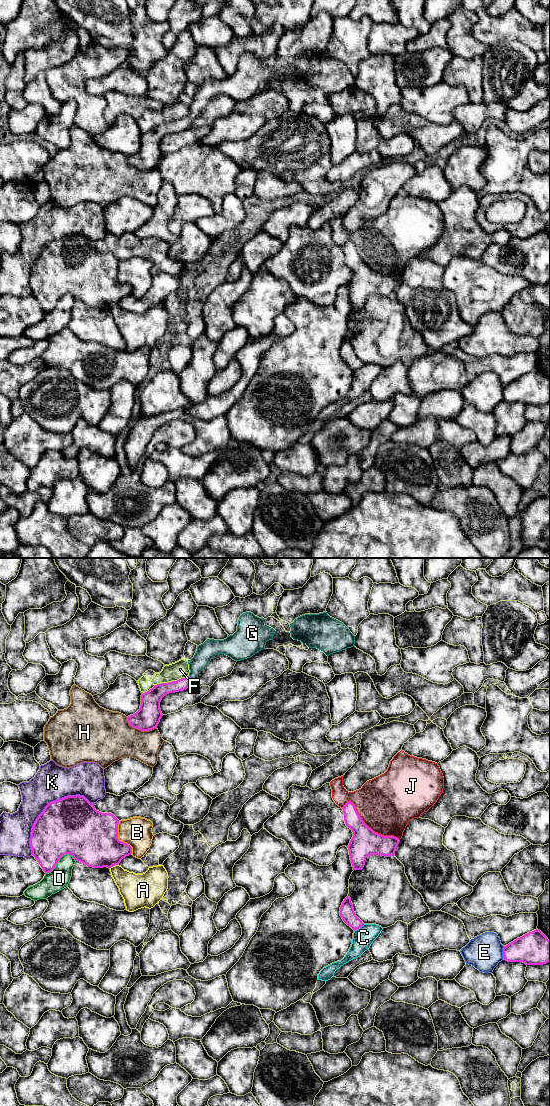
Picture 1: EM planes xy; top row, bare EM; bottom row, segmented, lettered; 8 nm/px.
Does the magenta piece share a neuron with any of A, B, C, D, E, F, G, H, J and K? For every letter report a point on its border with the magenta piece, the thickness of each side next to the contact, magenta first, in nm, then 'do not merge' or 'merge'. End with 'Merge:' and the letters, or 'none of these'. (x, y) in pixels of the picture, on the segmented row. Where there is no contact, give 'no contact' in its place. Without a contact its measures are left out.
A: meets magenta in xy at (113, 865); 380 nm thick on the magenta side, 240 nm on the other; do not merge
B: meets magenta in xy at (118, 839); 420 nm thick on the magenta side, 240 nm on the other; do not merge
C: meets magenta in xy at (359, 927); 120 nm thick on the magenta side, 160 nm on the other; do not merge
D: meets magenta in xy at (59, 858); 420 nm thick on the magenta side, 170 nm on the other; do not merge
E: meets magenta in xy at (503, 952); 260 nm thick on the magenta side, 280 nm on the other; do not merge
F: meets magenta in xy at (172, 681); 160 nm thick on the magenta side, 140 nm on the other; do not merge
G: meets magenta in xy at (190, 677); 100 nm thick on the magenta side, 150 nm on the other; merge
H: meets magenta in xy at (139, 729); 190 nm thick on the magenta side, 380 nm on the other; do not merge
J: meets magenta in xy at (367, 826); 220 nm thick on the magenta side, 460 nm on the other; do not merge
K: meets magenta in xy at (45, 807); 460 nm thick on the magenta side, 280 nm on the other; do not merge
Merge: G

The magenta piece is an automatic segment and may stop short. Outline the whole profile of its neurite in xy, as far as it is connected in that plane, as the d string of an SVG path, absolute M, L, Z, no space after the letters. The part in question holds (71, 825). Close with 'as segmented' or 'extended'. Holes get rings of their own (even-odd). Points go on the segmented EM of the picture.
M84 796L64 797L49 803L36 819L29 842L32 855L45 873L66 854L88 867L110 869L132 854L132 847L118 839L118 824L113 814L97 811Z; as segmented

